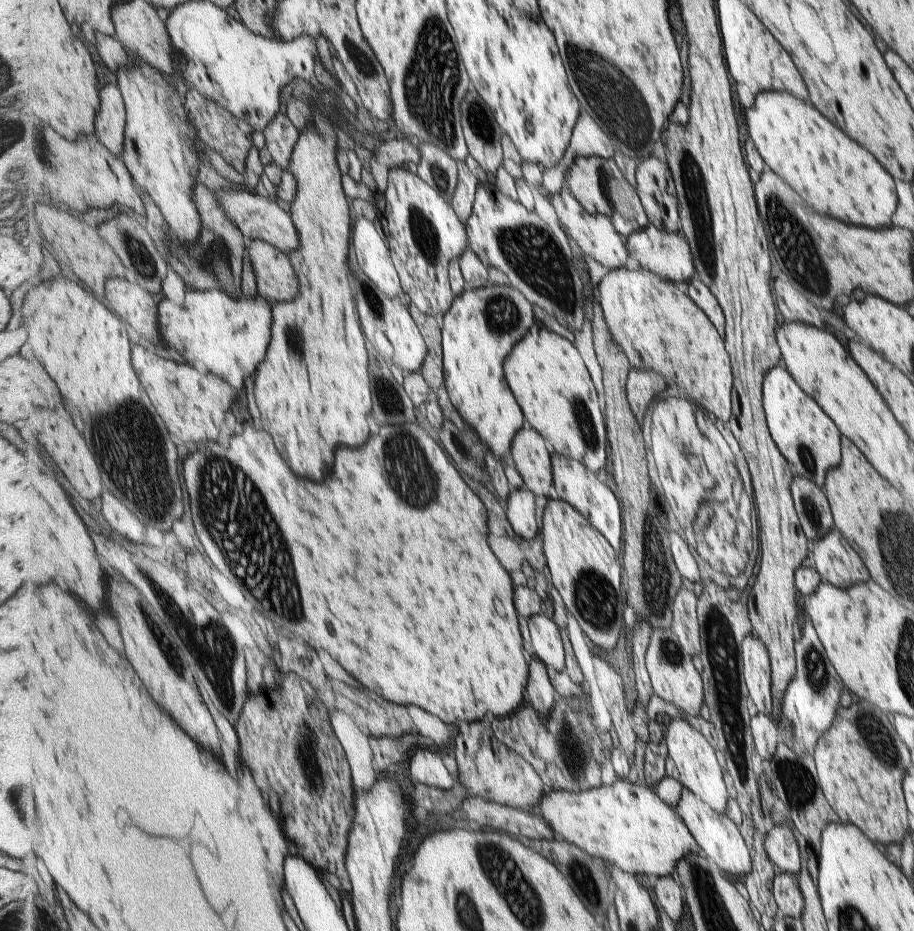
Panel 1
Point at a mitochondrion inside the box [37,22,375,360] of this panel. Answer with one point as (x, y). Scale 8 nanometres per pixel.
(214, 259)

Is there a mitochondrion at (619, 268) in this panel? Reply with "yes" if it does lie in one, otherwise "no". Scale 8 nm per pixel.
no

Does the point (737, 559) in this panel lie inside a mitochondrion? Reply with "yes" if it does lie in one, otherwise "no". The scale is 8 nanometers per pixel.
no

